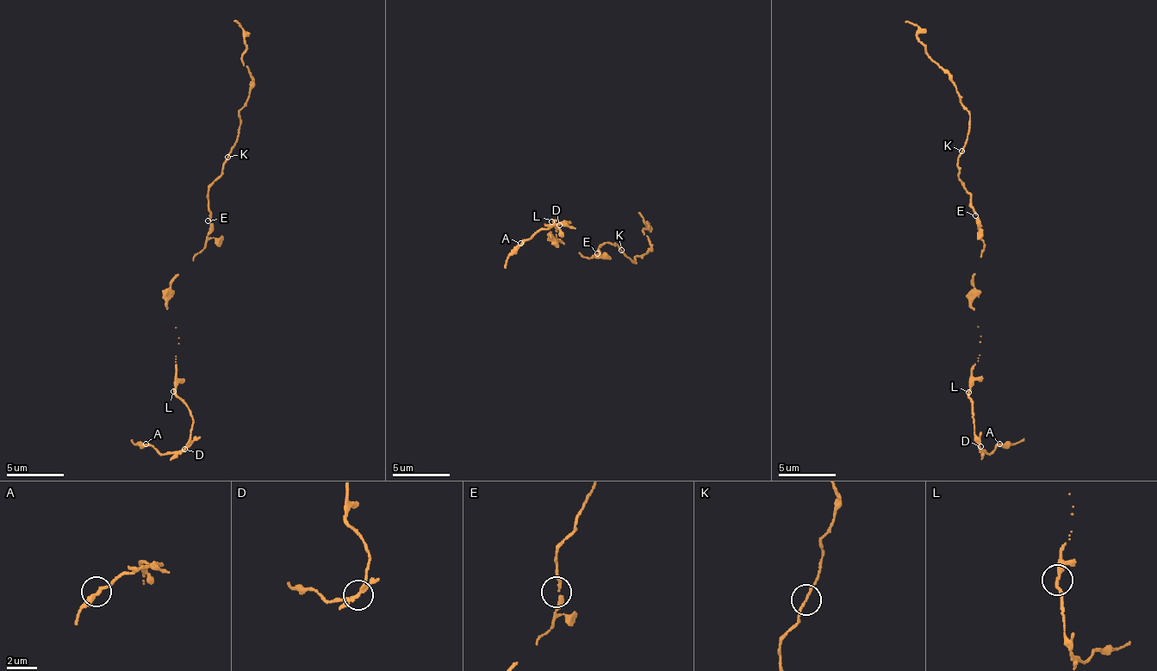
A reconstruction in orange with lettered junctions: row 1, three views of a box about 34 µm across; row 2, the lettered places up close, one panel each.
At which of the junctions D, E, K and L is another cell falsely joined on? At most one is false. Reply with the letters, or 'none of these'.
D

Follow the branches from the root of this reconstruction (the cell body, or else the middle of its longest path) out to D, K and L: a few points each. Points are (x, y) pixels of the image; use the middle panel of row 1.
D: (580, 251), (555, 237), (551, 239), (561, 240), (556, 238), (554, 220), (570, 222), (566, 220), (560, 224)
K: (580, 251), (580, 254), (589, 258), (600, 254), (598, 248), (607, 242), (613, 243), (620, 251)
L: (580, 251), (555, 237), (551, 239), (561, 240), (556, 238), (556, 226), (551, 221)

